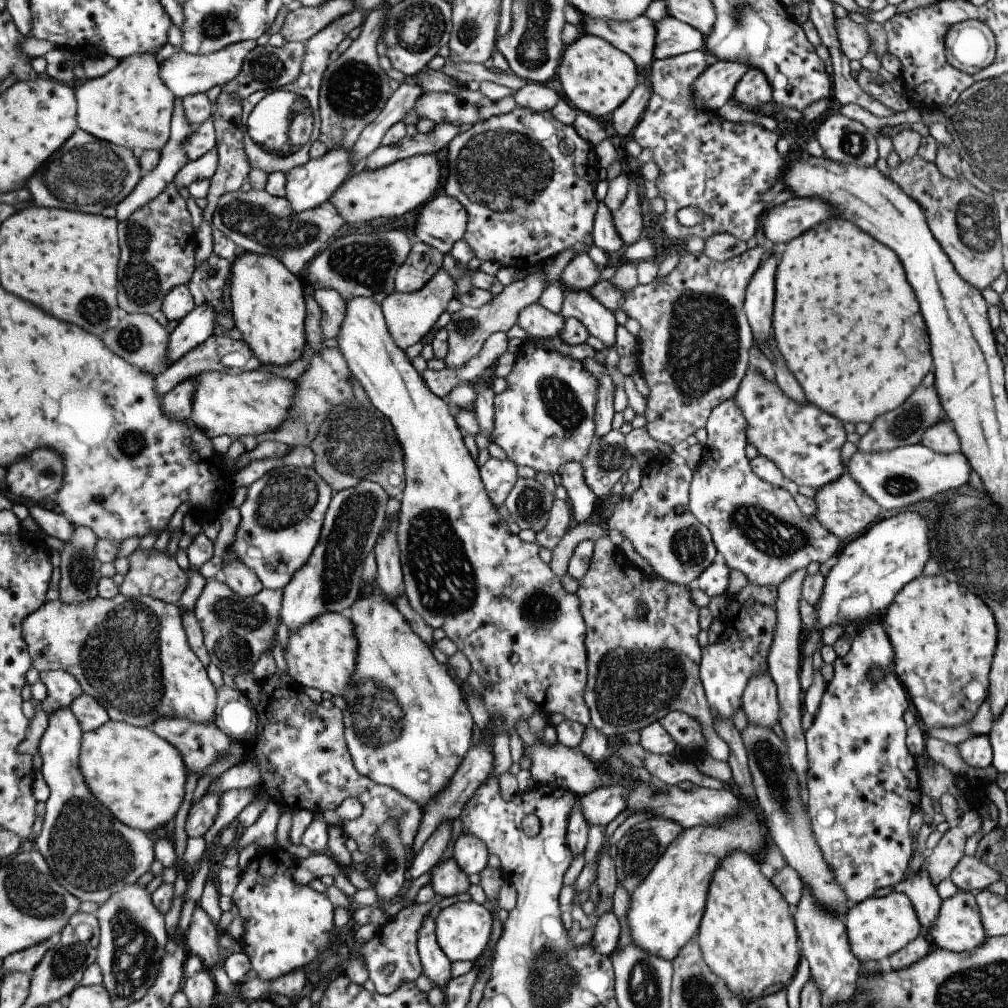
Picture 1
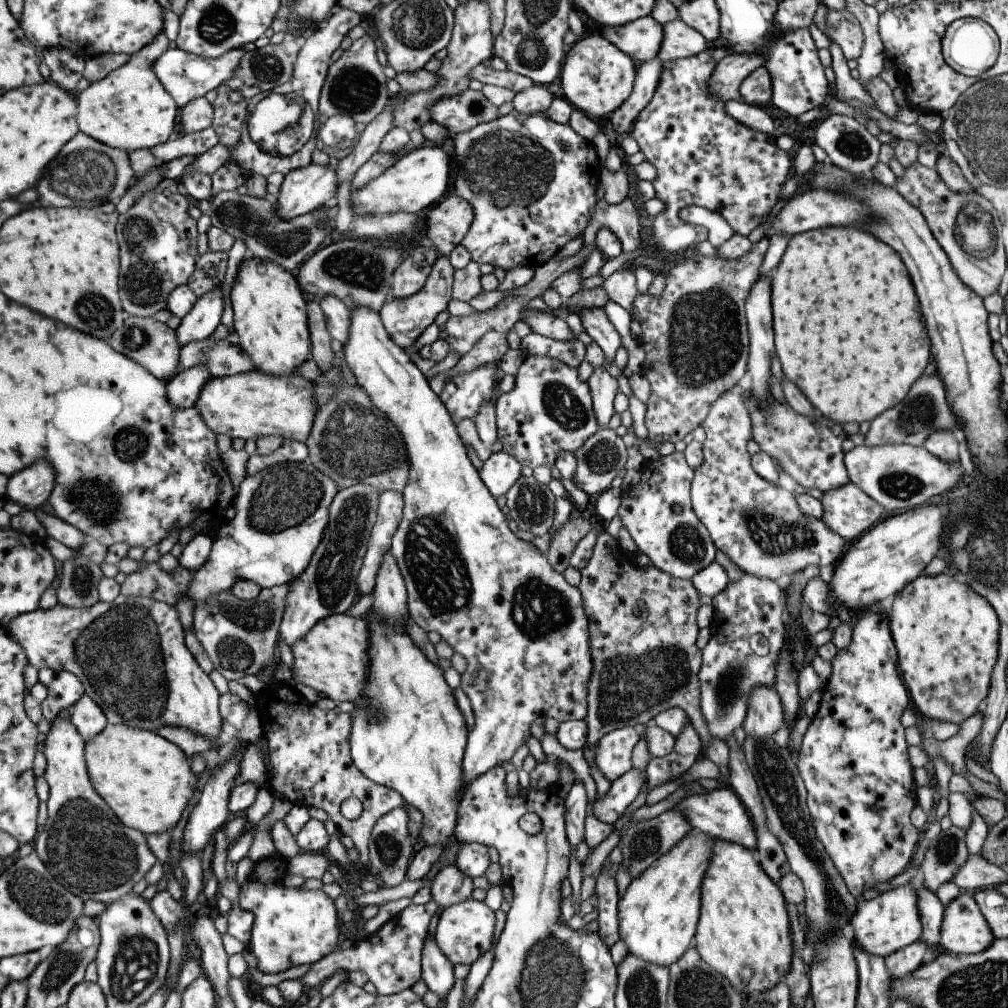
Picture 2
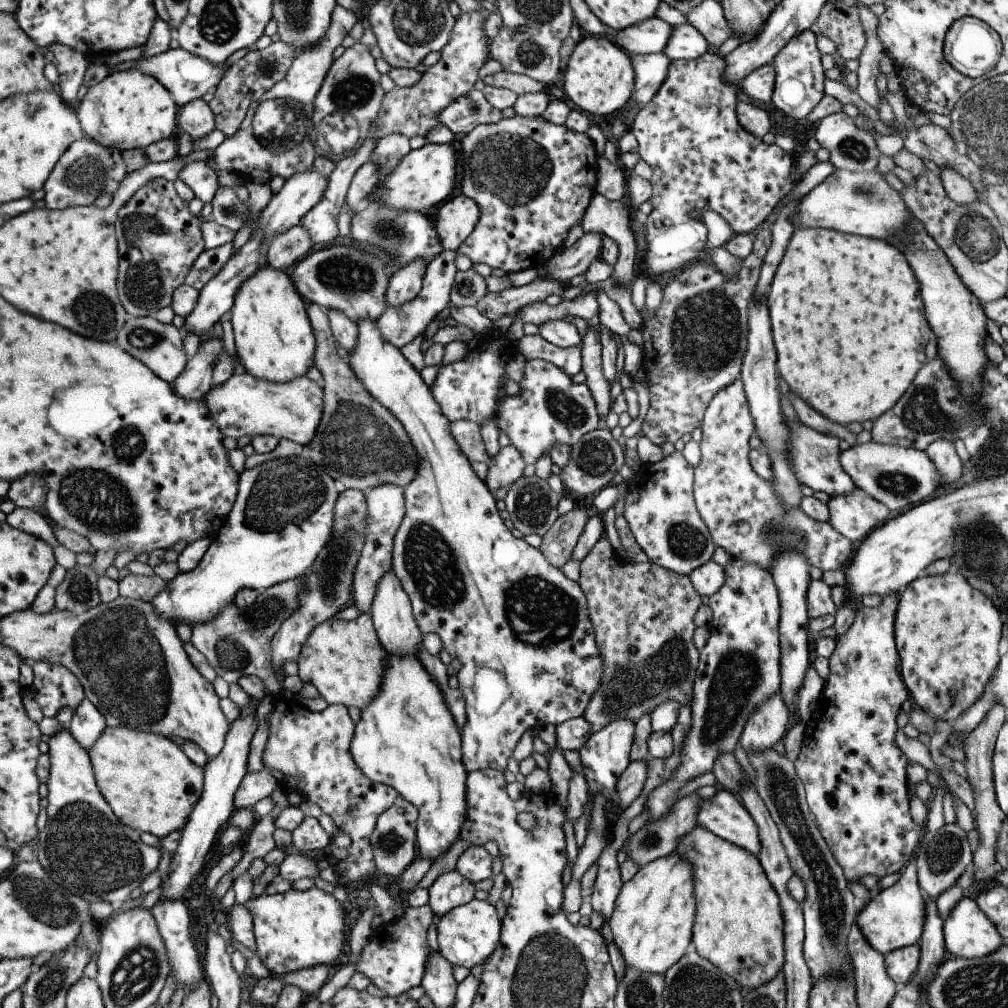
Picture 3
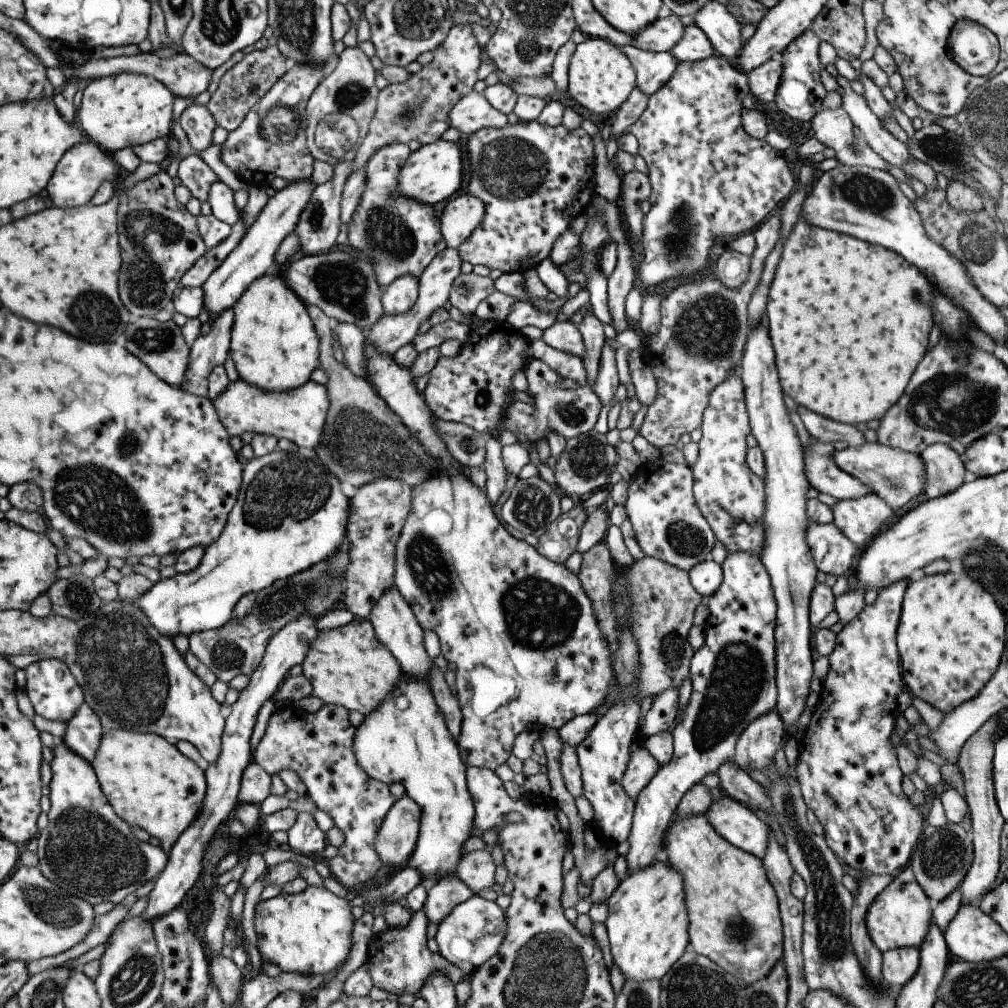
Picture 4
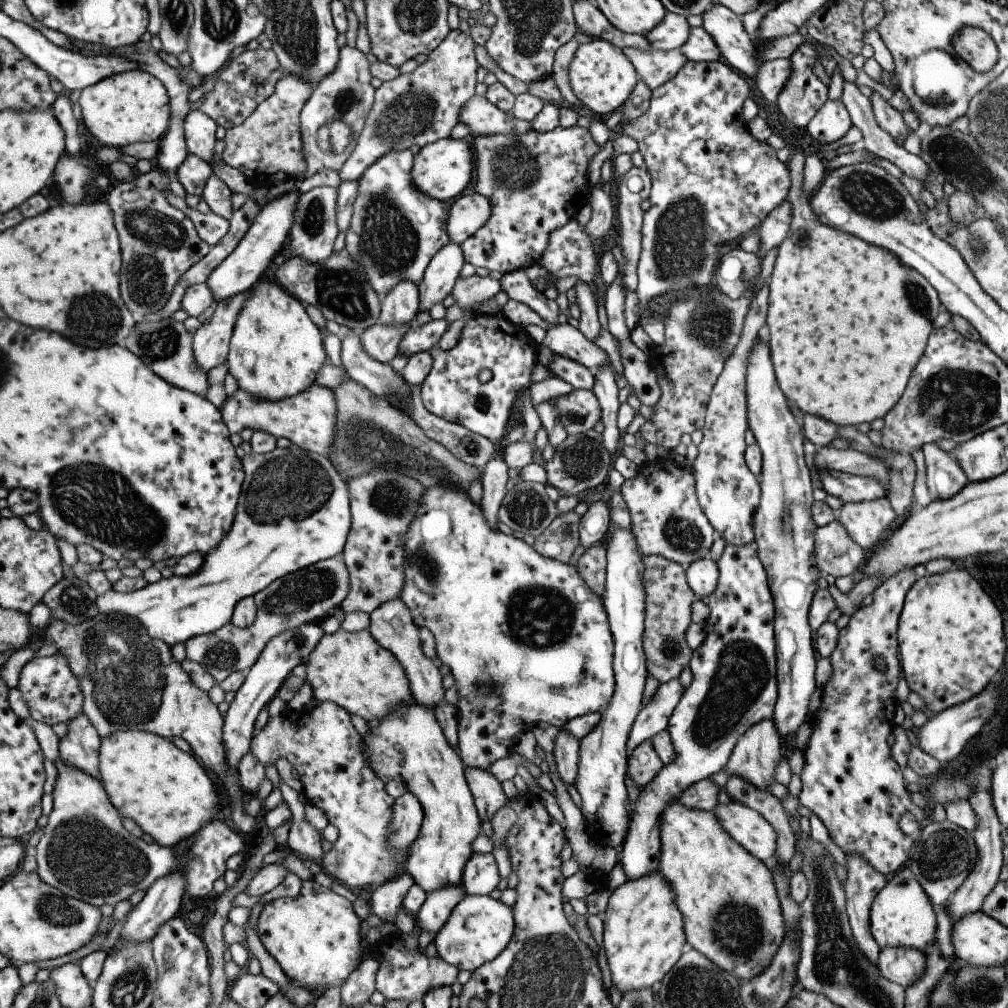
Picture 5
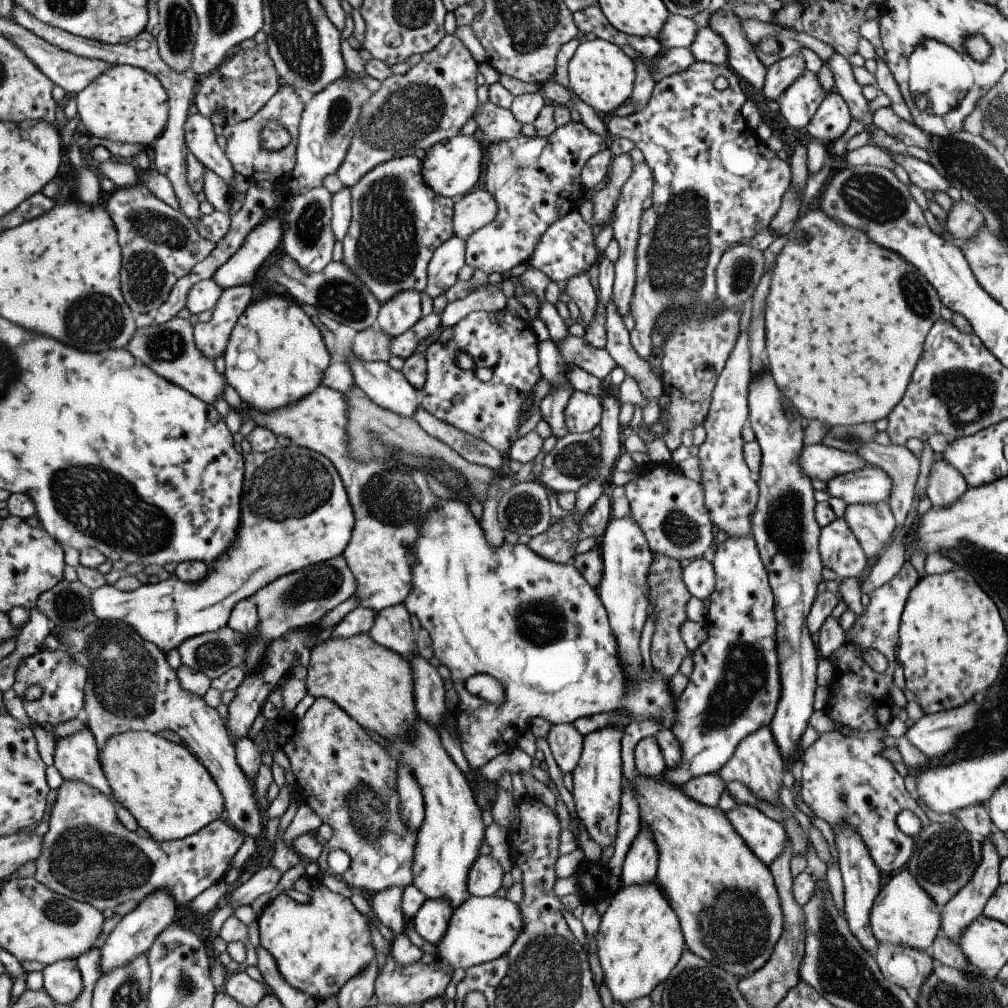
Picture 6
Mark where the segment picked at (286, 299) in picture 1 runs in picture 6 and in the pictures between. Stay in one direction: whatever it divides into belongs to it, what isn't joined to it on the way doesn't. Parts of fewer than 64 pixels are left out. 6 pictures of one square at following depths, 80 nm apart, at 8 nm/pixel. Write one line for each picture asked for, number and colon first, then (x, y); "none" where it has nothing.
2: (269, 314)
3: (273, 339)
4: (273, 344)
5: (274, 350)
6: (274, 355)

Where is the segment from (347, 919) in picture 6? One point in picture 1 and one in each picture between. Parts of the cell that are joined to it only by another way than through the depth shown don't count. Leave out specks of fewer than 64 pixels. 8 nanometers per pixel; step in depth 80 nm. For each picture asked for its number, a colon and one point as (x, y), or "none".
1: (286, 925)
2: (291, 926)
3: (293, 930)
4: (308, 932)
5: (314, 937)

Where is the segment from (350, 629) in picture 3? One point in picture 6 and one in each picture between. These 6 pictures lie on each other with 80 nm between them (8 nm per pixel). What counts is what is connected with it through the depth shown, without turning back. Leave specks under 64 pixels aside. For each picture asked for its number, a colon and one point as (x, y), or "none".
4: (347, 666)
5: (352, 670)
6: (373, 685)

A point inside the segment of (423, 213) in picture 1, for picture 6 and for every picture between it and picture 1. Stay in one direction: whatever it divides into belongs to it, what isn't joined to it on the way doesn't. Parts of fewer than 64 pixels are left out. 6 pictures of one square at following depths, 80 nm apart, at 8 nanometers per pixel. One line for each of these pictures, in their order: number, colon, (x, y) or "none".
2: (447, 222)
3: (456, 217)
4: (459, 217)
5: (467, 213)
6: (477, 208)

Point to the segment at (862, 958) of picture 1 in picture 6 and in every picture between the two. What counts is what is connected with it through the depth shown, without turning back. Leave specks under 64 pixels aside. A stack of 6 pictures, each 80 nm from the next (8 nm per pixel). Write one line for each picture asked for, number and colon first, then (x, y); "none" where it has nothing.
2: (879, 926)
3: (892, 919)
4: (899, 916)
5: (900, 915)
6: (902, 913)

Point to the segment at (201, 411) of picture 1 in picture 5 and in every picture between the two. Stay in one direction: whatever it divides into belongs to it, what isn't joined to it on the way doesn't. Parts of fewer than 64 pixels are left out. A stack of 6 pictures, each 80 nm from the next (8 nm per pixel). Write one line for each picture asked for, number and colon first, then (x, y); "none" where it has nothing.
2: (251, 404)
3: (242, 405)
4: (299, 414)
5: (306, 419)

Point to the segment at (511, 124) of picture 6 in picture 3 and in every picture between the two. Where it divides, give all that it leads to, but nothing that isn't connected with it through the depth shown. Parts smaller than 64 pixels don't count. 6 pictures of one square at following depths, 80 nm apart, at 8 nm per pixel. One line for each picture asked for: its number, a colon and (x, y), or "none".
3: (460, 116)
4: (471, 112)
5: (480, 117)

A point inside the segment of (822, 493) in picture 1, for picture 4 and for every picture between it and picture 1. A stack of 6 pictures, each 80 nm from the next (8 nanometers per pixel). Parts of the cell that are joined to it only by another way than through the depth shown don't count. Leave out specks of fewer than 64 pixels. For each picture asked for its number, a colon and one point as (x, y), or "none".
2: (846, 510)
3: (853, 515)
4: (860, 519)

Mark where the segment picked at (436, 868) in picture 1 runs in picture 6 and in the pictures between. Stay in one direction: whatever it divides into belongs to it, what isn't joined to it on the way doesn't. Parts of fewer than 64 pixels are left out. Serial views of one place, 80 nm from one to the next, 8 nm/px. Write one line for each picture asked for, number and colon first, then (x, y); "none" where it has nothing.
2: (449, 886)
3: (449, 889)
4: (448, 891)
5: (438, 904)
6: (430, 921)

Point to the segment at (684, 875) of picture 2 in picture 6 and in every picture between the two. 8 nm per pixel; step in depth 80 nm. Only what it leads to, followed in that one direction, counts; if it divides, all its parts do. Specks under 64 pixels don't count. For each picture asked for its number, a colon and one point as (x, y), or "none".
3: (651, 922)
4: (647, 923)
5: (643, 936)
6: (639, 940)

